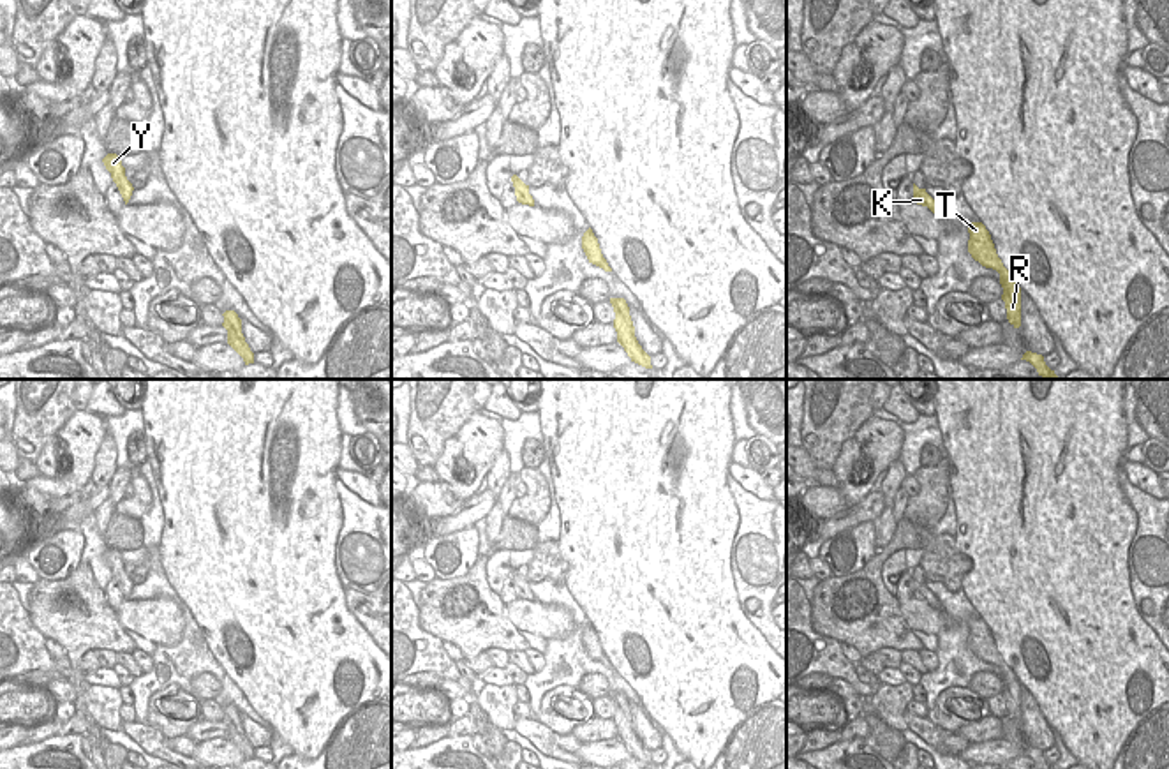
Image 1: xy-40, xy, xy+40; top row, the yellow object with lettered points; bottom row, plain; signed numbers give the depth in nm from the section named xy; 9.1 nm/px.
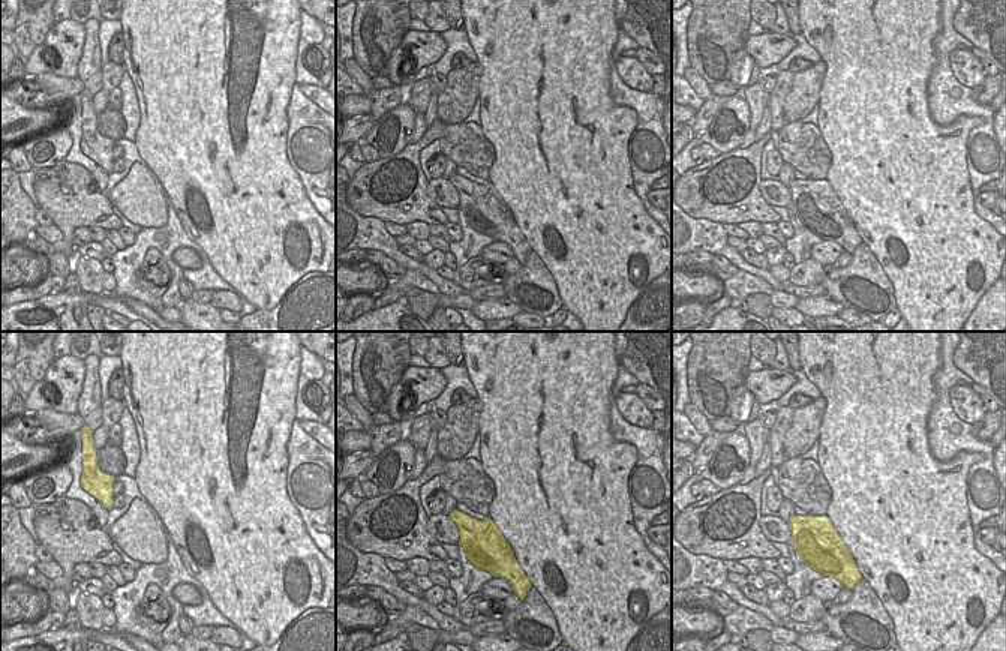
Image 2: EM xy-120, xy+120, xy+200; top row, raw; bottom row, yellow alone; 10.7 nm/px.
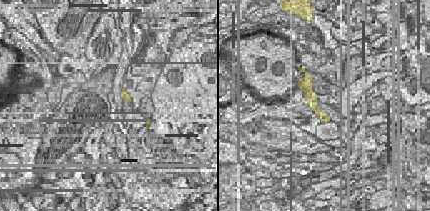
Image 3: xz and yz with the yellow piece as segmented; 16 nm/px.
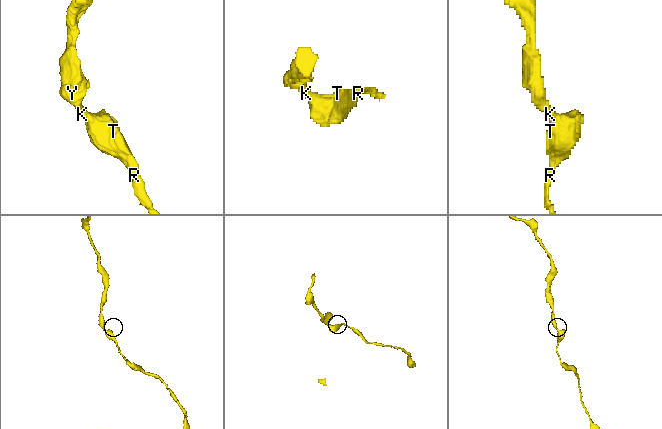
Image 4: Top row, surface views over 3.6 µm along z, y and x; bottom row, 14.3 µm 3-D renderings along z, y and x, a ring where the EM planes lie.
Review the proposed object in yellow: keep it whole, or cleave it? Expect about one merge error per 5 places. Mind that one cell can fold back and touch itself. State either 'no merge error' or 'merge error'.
no merge error

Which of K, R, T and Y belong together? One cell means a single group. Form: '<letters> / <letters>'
K R T Y

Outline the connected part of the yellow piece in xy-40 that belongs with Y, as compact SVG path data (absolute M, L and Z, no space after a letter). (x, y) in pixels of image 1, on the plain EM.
M108 549L102 554L106 564L111 568L113 577L116 579L125 600L129 598L130 591L132 591L132 579L127 575L125 571L125 563L122 561L120 550L116 549Z

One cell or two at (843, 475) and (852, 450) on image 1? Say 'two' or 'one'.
one

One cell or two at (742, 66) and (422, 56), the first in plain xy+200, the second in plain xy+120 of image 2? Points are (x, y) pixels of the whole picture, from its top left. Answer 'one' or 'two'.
two

